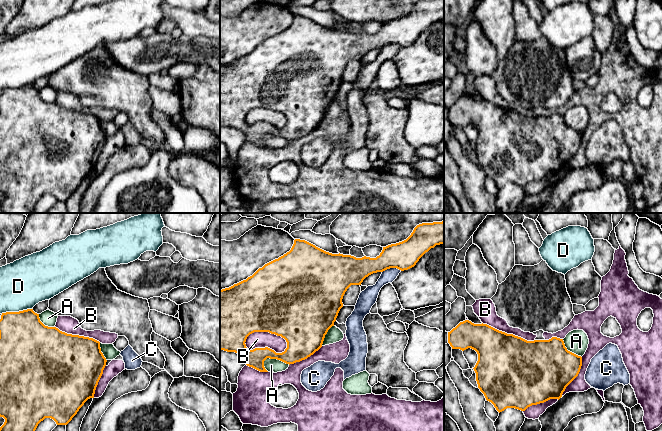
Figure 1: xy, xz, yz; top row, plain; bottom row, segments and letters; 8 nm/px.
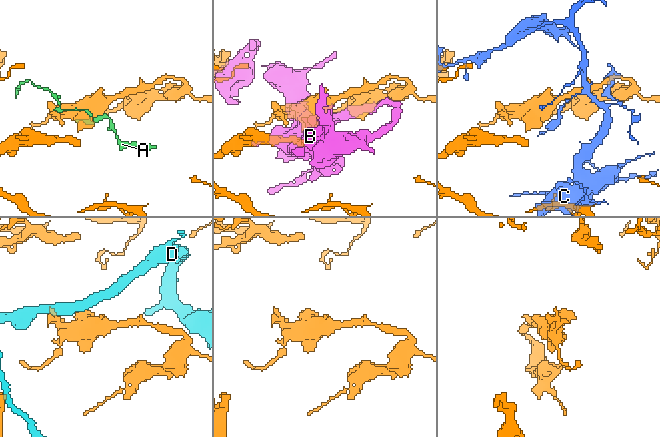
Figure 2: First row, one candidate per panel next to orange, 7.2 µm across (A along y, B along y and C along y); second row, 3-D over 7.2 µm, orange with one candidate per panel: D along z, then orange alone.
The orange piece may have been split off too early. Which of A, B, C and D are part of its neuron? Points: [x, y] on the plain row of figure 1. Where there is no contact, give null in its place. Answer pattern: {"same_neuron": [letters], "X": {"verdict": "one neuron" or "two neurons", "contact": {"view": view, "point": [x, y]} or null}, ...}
{"same_neuron": ["A"], "A": {"verdict": "one neuron", "contact": {"view": "xz", "point": [276, 134]}}, "B": {"verdict": "two neurons", "contact": {"view": "xz", "point": [265, 123]}}, "C": {"verdict": "two neurons", "contact": {"view": "xz", "point": [391, 43]}}, "D": {"verdict": "two neurons", "contact": {"view": "xy", "point": [16, 88]}}}

